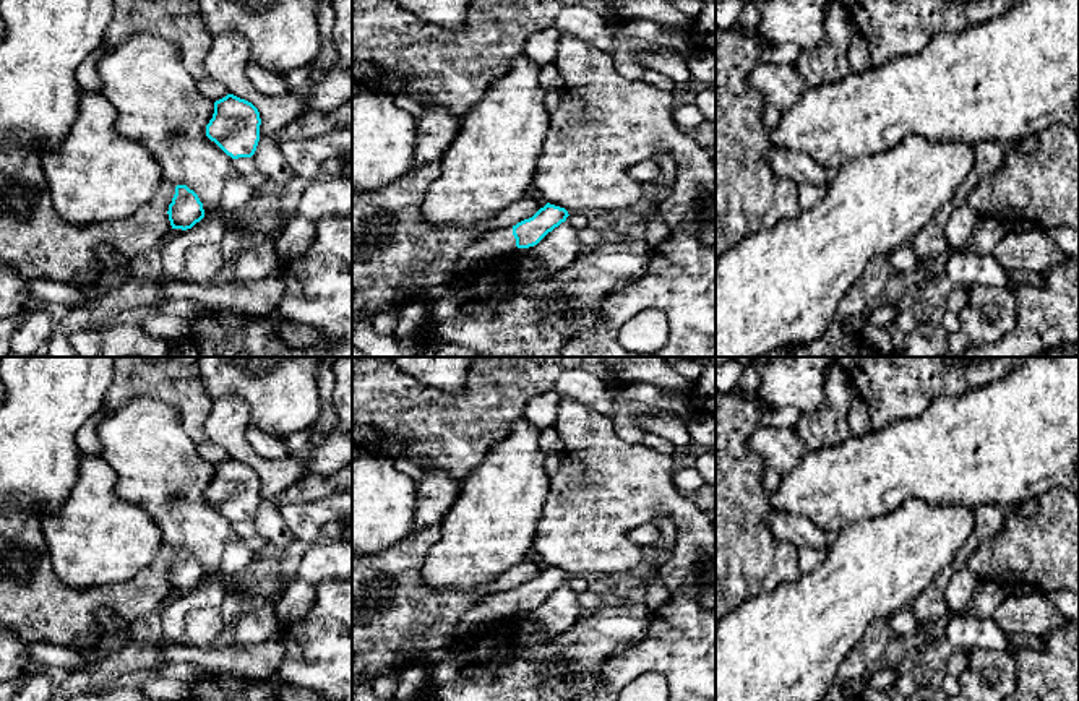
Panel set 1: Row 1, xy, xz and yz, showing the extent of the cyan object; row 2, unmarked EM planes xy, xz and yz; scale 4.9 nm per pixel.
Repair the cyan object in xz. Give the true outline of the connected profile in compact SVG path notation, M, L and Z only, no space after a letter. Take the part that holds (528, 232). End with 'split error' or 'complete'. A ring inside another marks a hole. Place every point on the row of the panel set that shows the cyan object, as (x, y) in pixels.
M547 203L532 217L513 227L490 226L484 229L480 237L462 252L459 271L466 273L492 263L516 247L529 248L537 245L548 232L565 222L568 216L565 208Z; split error

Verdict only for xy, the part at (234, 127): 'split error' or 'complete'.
complete

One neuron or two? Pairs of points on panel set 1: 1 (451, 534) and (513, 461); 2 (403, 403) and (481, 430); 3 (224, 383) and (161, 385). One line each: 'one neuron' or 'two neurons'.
1: one neuron
2: one neuron
3: two neurons

